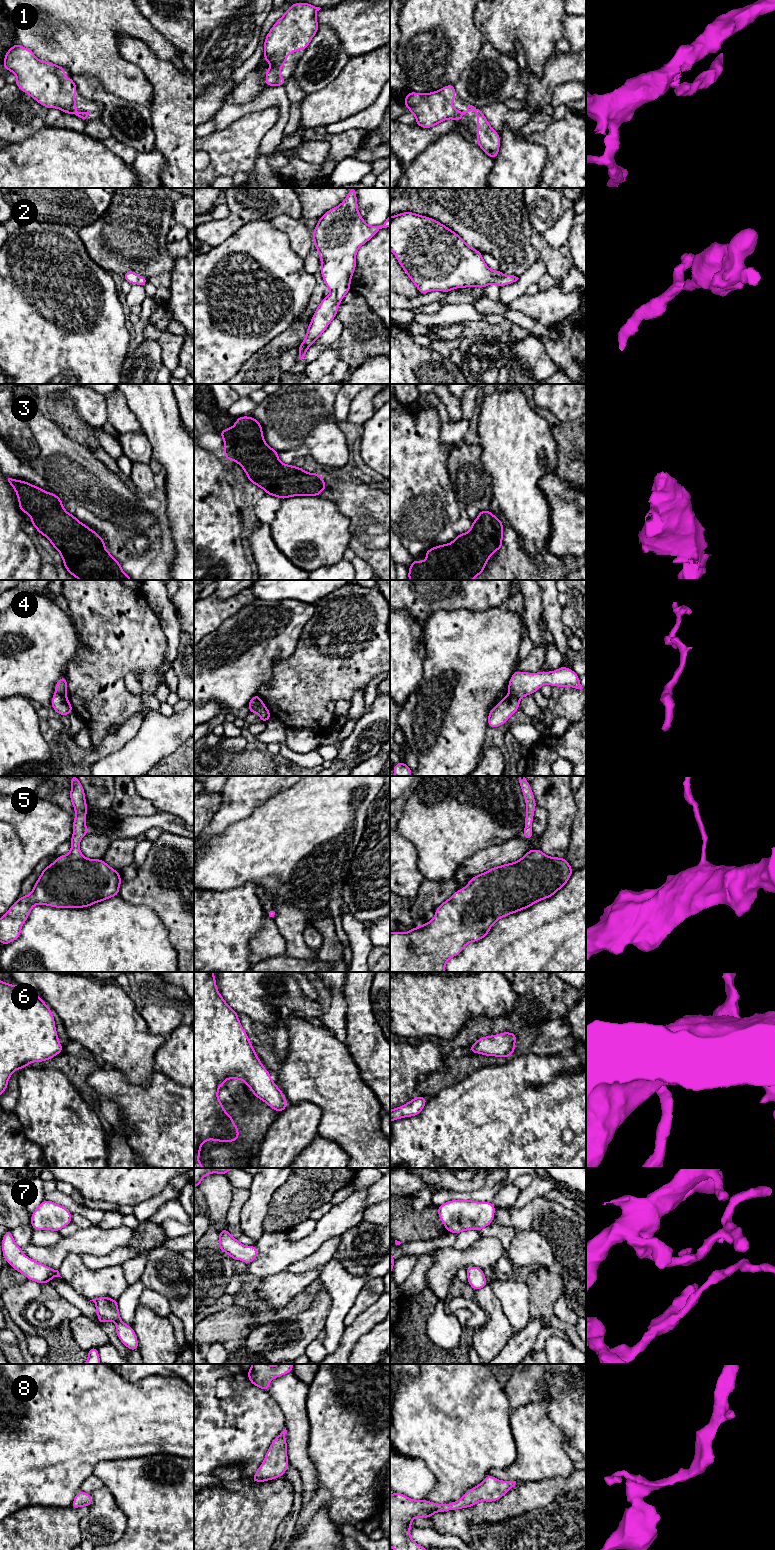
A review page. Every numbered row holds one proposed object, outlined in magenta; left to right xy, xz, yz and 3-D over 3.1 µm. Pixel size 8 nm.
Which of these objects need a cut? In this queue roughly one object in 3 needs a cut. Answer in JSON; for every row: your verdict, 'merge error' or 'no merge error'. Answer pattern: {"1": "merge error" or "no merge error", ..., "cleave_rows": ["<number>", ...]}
{"1": "no merge error", "2": "no merge error", "3": "no merge error", "4": "merge error", "5": "no merge error", "6": "no merge error", "7": "no merge error", "8": "no merge error", "cleave_rows": ["4"]}

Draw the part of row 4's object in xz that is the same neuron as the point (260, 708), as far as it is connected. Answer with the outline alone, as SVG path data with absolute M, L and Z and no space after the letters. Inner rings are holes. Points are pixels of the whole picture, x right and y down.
M263 702L256 704L255 706L248 706L250 713L257 713L260 716L261 722L267 722L271 718L271 714Z

